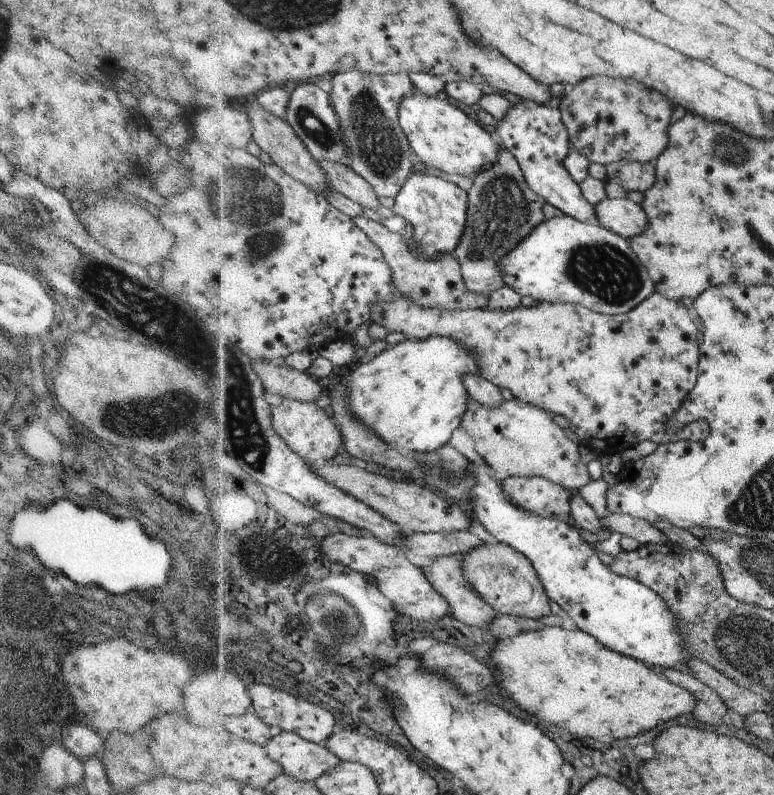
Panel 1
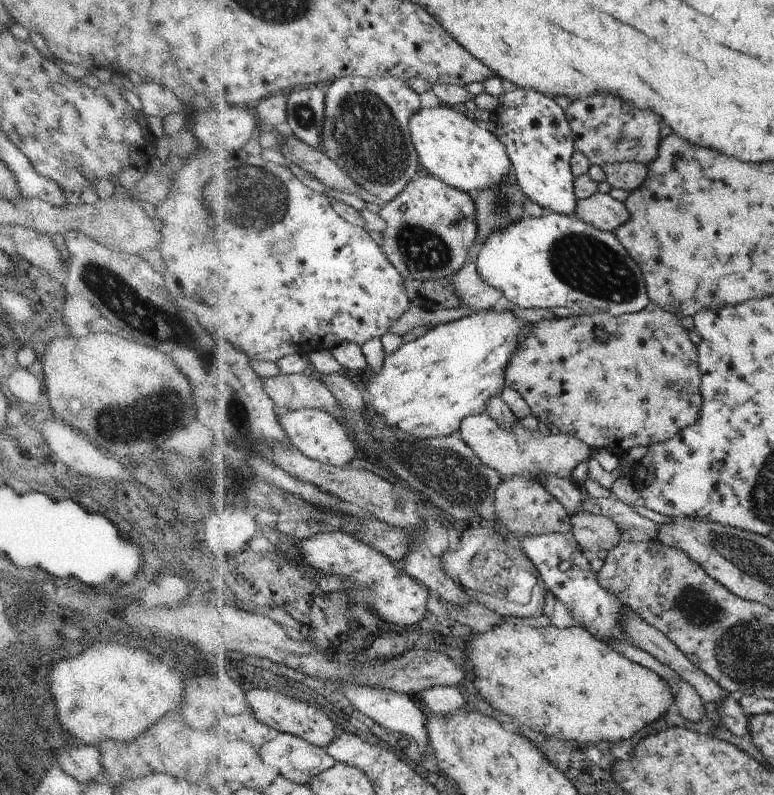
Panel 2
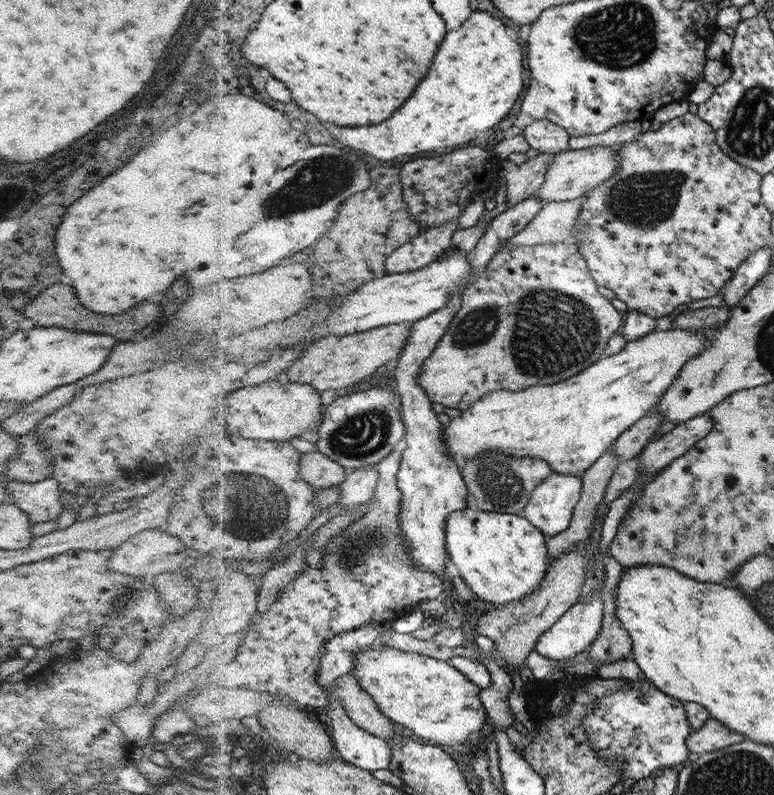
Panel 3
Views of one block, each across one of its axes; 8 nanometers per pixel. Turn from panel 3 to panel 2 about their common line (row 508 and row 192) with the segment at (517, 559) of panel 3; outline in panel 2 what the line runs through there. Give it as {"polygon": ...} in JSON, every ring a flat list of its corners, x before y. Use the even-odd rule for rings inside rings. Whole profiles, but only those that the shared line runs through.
{"polygon":[[448,105,422,109,415,114,411,129,422,165,430,174,455,189,480,194,480,191,492,189,495,185,502,186,509,174,514,174,513,162,500,138]]}

